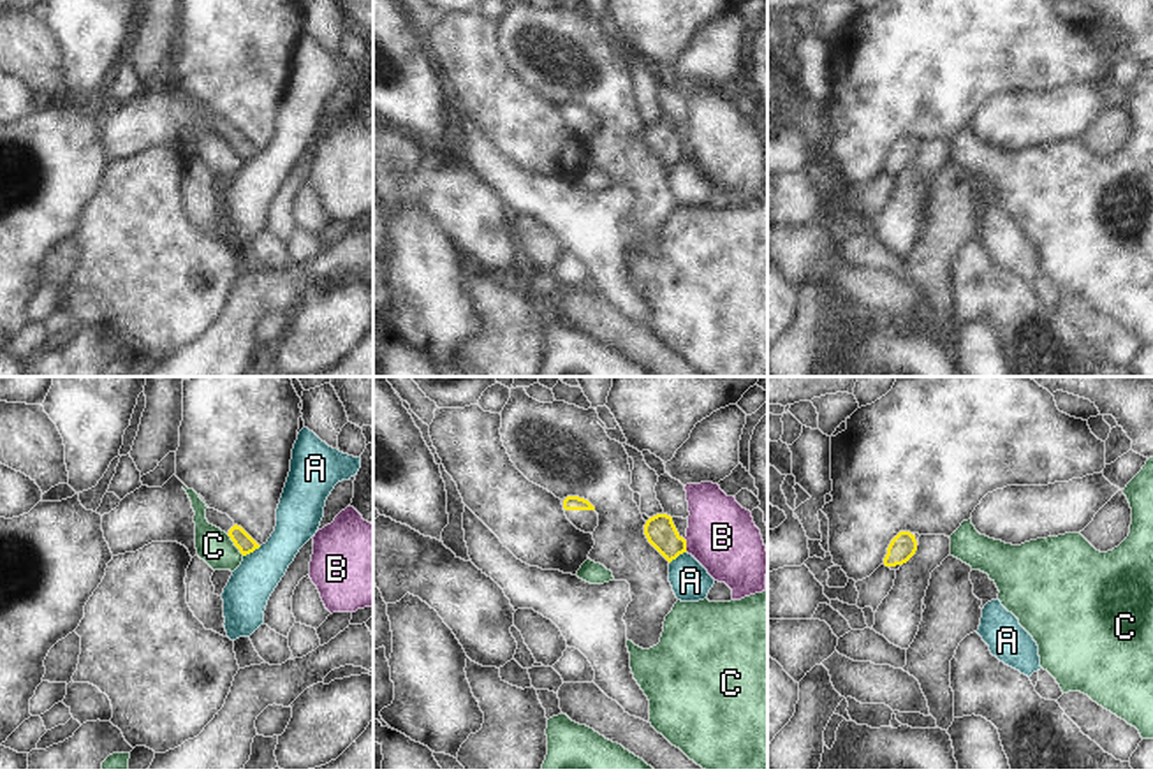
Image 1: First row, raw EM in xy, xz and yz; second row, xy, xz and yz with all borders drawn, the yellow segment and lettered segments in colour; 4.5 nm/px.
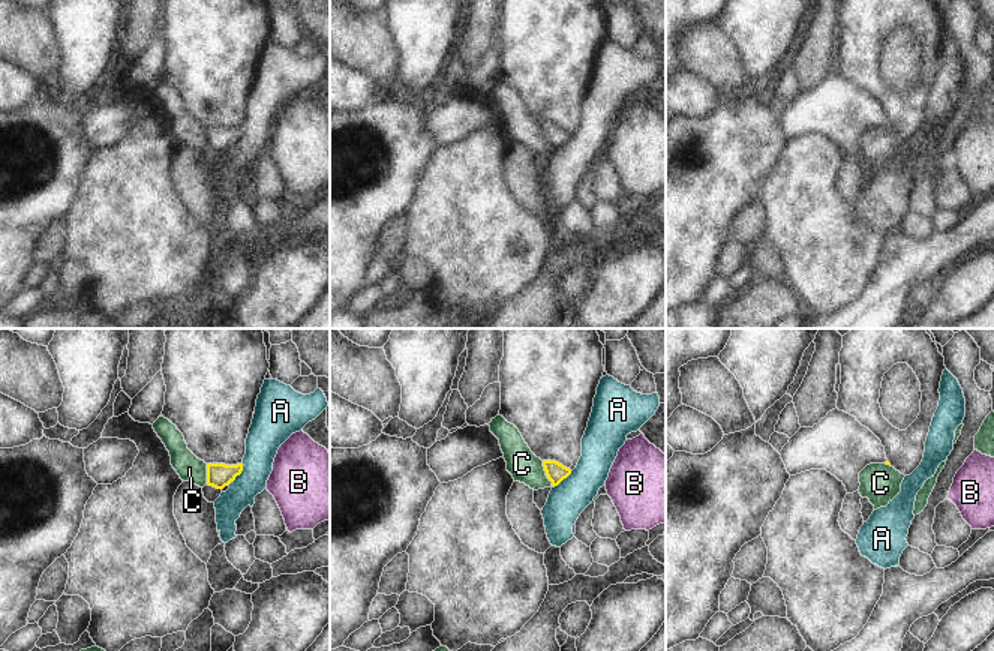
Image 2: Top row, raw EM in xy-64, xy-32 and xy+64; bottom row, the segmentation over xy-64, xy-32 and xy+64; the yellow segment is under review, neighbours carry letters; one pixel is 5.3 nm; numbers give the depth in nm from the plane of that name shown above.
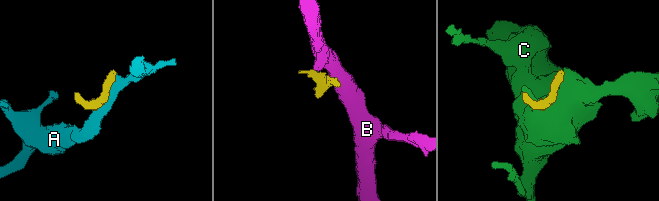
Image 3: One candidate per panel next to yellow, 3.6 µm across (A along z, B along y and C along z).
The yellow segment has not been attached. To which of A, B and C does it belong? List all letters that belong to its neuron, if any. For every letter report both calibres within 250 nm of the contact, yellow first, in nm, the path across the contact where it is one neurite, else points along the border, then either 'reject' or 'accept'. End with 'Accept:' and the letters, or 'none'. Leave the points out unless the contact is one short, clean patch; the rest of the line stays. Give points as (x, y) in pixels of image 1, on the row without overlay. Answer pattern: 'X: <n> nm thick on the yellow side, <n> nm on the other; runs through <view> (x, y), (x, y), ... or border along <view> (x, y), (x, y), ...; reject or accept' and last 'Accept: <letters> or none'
A: 80 nm thick on the yellow side, 200 nm on the other; reject
B: 140 nm thick on the yellow side, 320 nm on the other; border along xz (683, 145), (687, 157); reject
C: 80 nm thick on the yellow side, 160 nm on the other; border along xy (226, 139), (243, 161); reject
Accept: none

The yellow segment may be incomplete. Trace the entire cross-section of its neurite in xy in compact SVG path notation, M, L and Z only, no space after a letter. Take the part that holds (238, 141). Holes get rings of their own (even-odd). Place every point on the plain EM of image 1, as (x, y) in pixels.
M206 114L206 125L209 130L225 137L234 151L239 155L243 162L253 158L261 151L241 134L238 132L227 120L222 120L215 114Z

